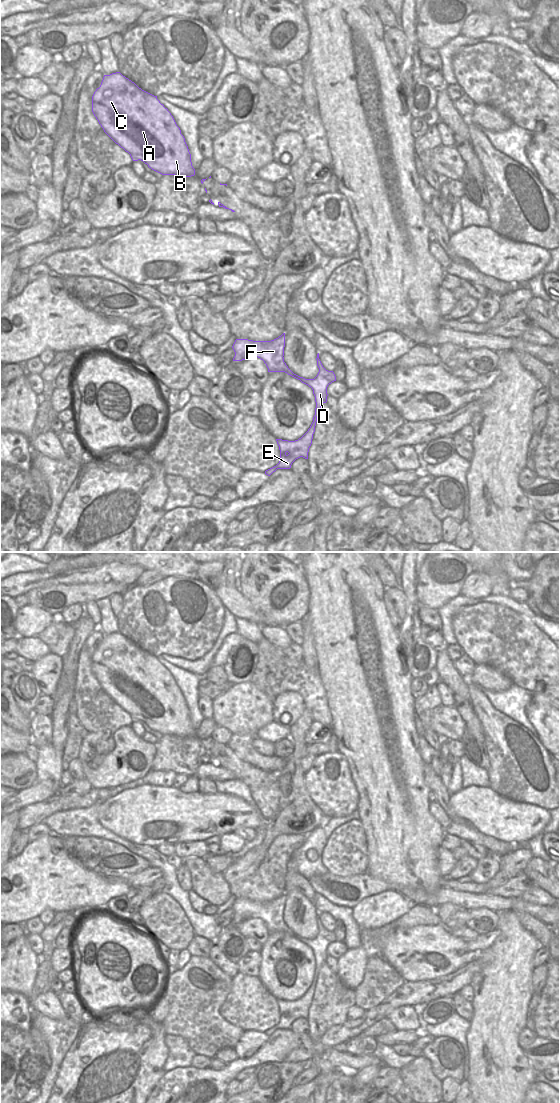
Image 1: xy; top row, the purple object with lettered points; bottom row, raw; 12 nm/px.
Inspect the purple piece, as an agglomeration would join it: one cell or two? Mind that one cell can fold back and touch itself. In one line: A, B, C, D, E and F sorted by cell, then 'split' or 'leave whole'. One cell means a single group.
A B C D E F; leave whole

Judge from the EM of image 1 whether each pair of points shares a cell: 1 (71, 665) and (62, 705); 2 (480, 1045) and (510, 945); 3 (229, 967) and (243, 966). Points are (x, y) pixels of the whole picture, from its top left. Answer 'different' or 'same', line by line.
1: different
2: same
3: different

